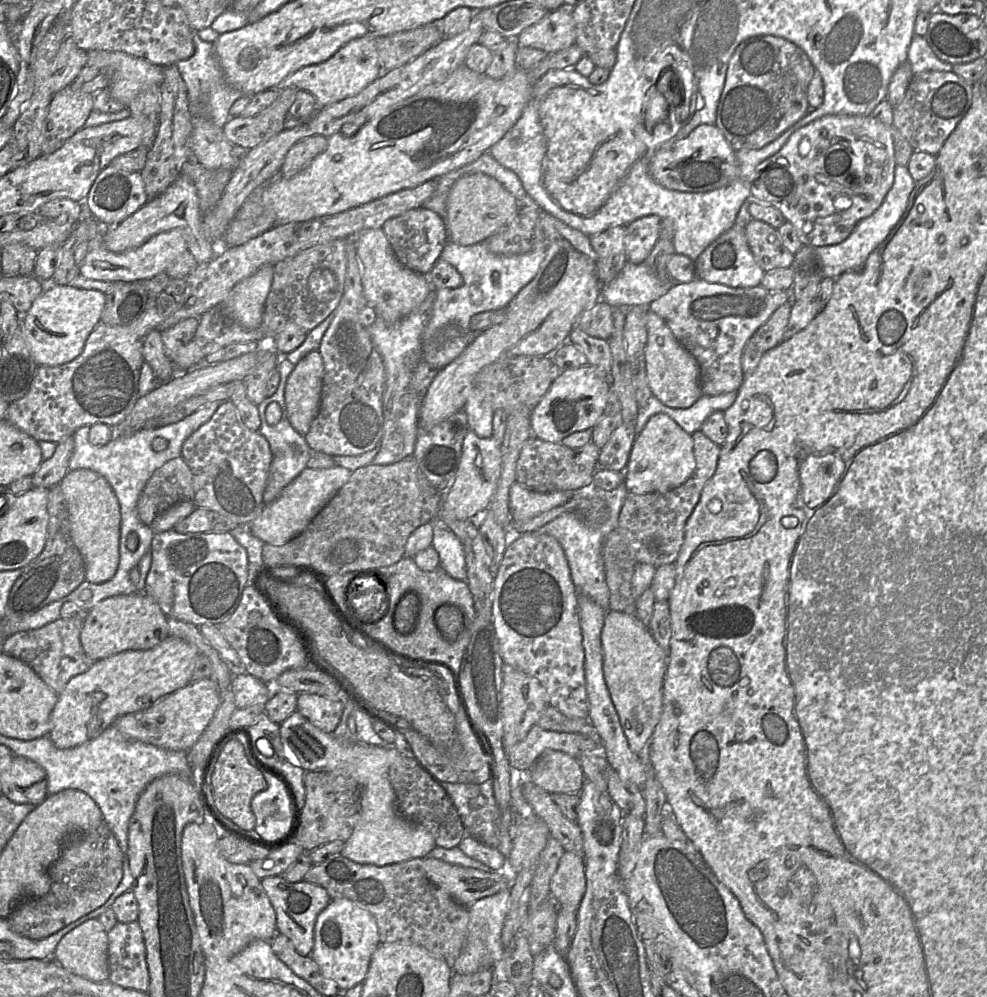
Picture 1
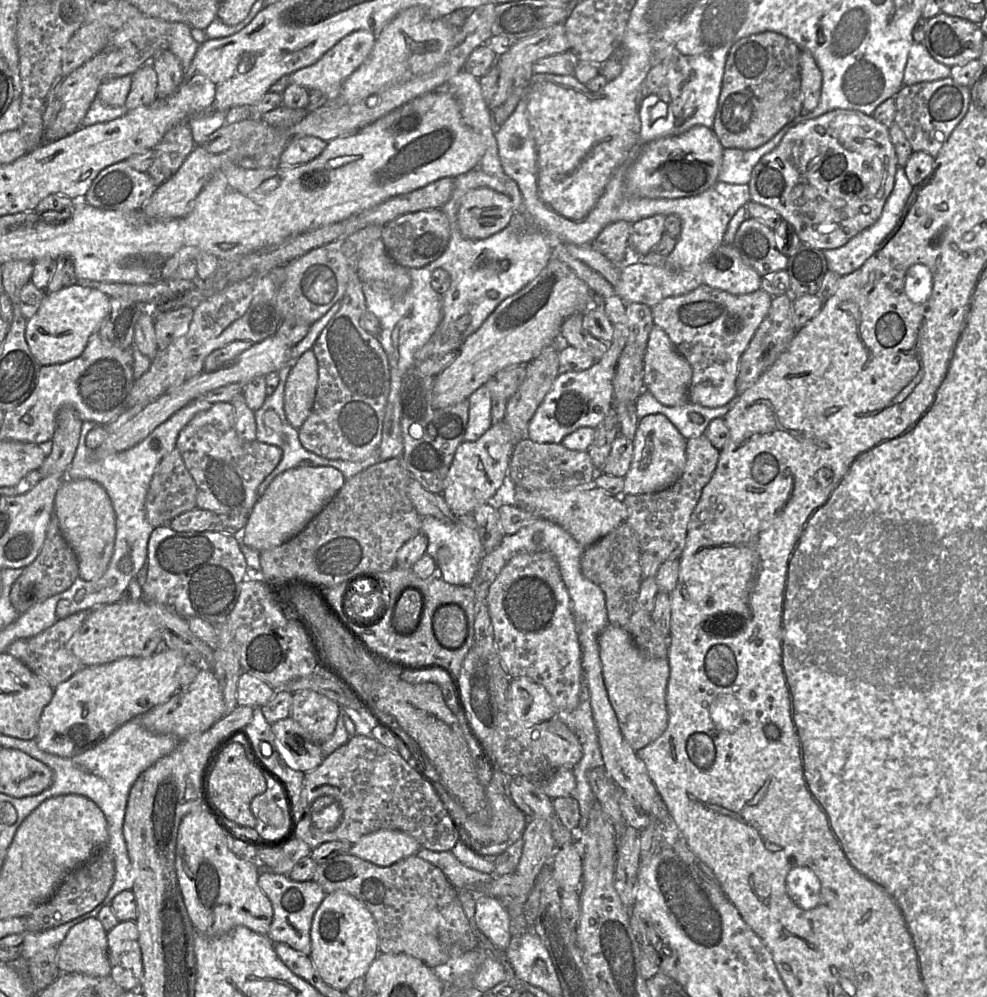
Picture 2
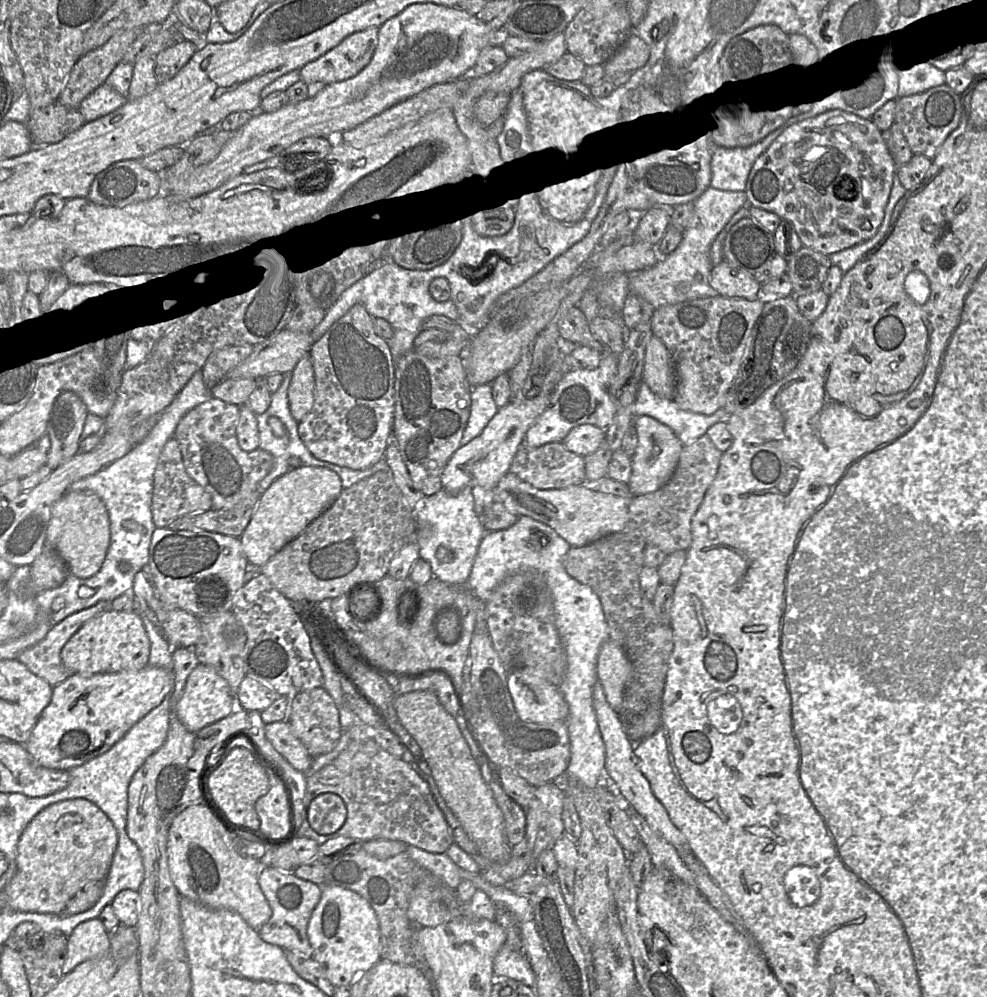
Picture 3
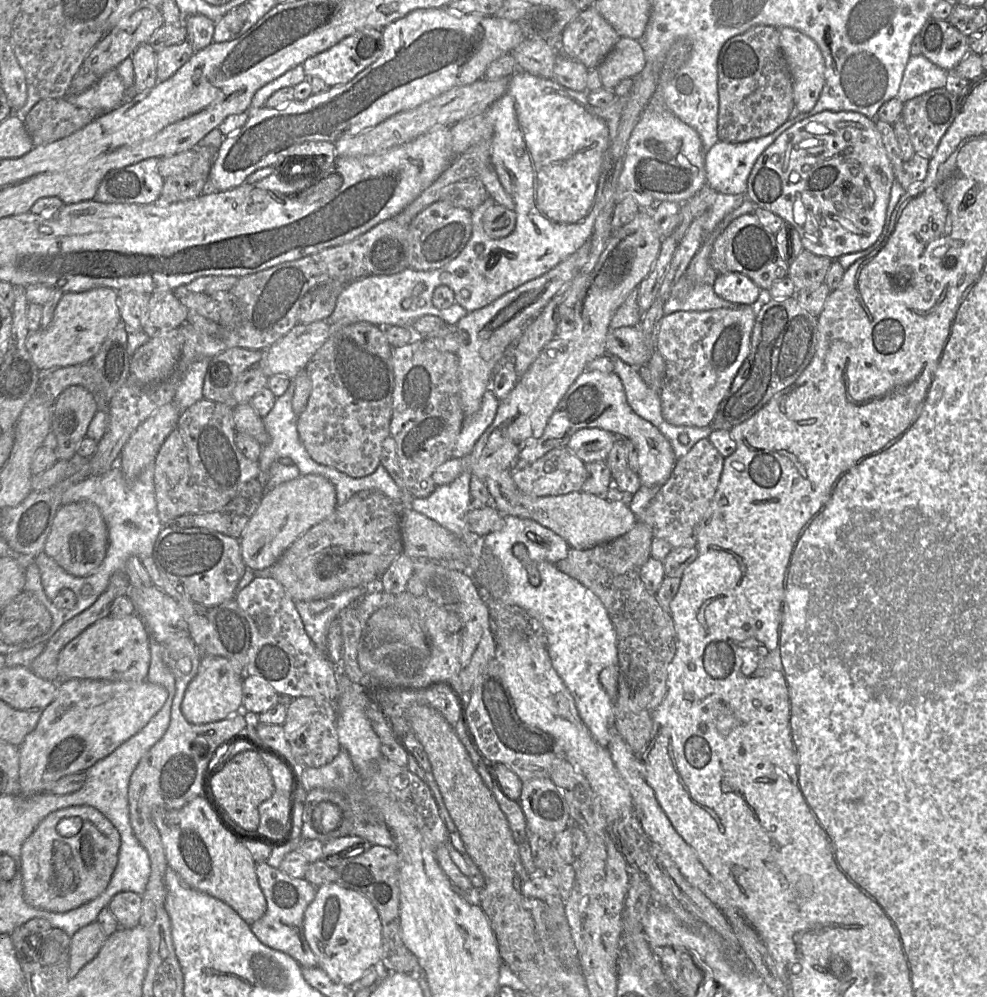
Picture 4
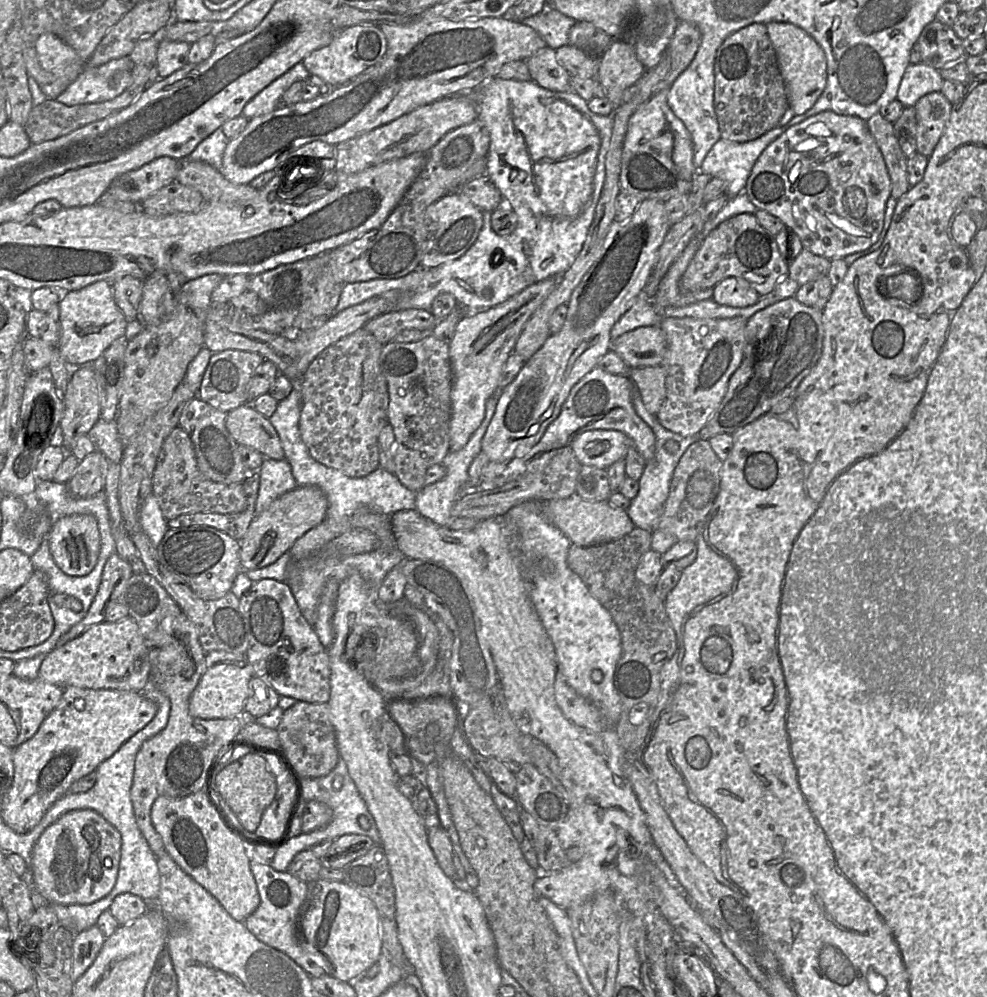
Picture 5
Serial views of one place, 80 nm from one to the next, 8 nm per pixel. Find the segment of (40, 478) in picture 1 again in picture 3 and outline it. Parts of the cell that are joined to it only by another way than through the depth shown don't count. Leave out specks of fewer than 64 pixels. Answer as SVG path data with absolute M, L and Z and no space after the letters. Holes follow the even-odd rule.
M66 391L56 399L47 426L51 447L46 466L50 469L57 469L79 453L80 438L88 414L86 405L72 391Z

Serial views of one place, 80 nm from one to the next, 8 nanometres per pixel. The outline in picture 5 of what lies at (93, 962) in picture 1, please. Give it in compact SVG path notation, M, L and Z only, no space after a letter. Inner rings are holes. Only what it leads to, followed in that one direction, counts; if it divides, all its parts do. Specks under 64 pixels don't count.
M97 925L75 934L73 942L72 980L78 980L92 965L106 937Z

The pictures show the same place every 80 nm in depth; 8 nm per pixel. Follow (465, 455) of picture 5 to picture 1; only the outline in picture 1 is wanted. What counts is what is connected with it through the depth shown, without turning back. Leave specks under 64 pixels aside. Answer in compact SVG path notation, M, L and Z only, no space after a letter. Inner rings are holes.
M473 388L470 392L463 410L468 417L469 429L480 438L490 438L493 435L494 408L485 398L483 392ZM440 518L430 520L433 525L432 546L439 556L439 567L457 580L466 580L465 552L456 534Z

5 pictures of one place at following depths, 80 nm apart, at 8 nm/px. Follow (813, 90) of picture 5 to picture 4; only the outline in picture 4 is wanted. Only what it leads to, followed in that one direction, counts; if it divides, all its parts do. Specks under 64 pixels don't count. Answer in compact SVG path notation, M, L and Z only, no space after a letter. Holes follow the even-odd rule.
M779 28L779 39L792 77L794 105L802 113L809 112L825 82L822 53L814 40L794 28Z

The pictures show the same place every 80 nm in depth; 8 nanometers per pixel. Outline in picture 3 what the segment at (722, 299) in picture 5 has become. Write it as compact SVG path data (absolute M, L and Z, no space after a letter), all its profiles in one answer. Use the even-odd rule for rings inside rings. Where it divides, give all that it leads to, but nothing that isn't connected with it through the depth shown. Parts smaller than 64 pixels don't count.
M725 261L712 267L710 284L719 295L725 297L750 301L762 298L762 284L747 271L732 267Z

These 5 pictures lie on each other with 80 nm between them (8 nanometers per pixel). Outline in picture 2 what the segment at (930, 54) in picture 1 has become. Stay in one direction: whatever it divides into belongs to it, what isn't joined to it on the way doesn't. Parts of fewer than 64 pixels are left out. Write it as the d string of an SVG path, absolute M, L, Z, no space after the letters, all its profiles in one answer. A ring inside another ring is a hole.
M913 42L903 75L903 85L931 82L950 76L951 68L932 58L923 43Z

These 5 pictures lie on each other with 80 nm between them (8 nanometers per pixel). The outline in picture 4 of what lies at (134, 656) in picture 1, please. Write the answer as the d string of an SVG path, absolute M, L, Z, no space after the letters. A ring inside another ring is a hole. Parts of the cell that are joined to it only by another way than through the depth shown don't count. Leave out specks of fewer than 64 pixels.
M93 679L60 681L54 700L45 708L34 730L19 746L20 794L49 793L52 785L62 777L85 772L146 726L162 708L167 697L168 691L165 687L148 680L142 682Z

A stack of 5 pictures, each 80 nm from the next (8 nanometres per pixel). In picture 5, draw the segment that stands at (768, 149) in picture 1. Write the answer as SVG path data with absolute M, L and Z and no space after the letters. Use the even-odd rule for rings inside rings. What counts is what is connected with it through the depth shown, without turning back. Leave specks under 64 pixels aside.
M806 112L802 115L795 115L785 125L777 126L767 131L762 136L747 142L734 142L731 140L719 139L704 158L699 170L710 175L712 178L718 177L722 179L726 186L725 194L728 197L735 197L744 191L752 167L763 150L788 128L804 121L805 119Z

